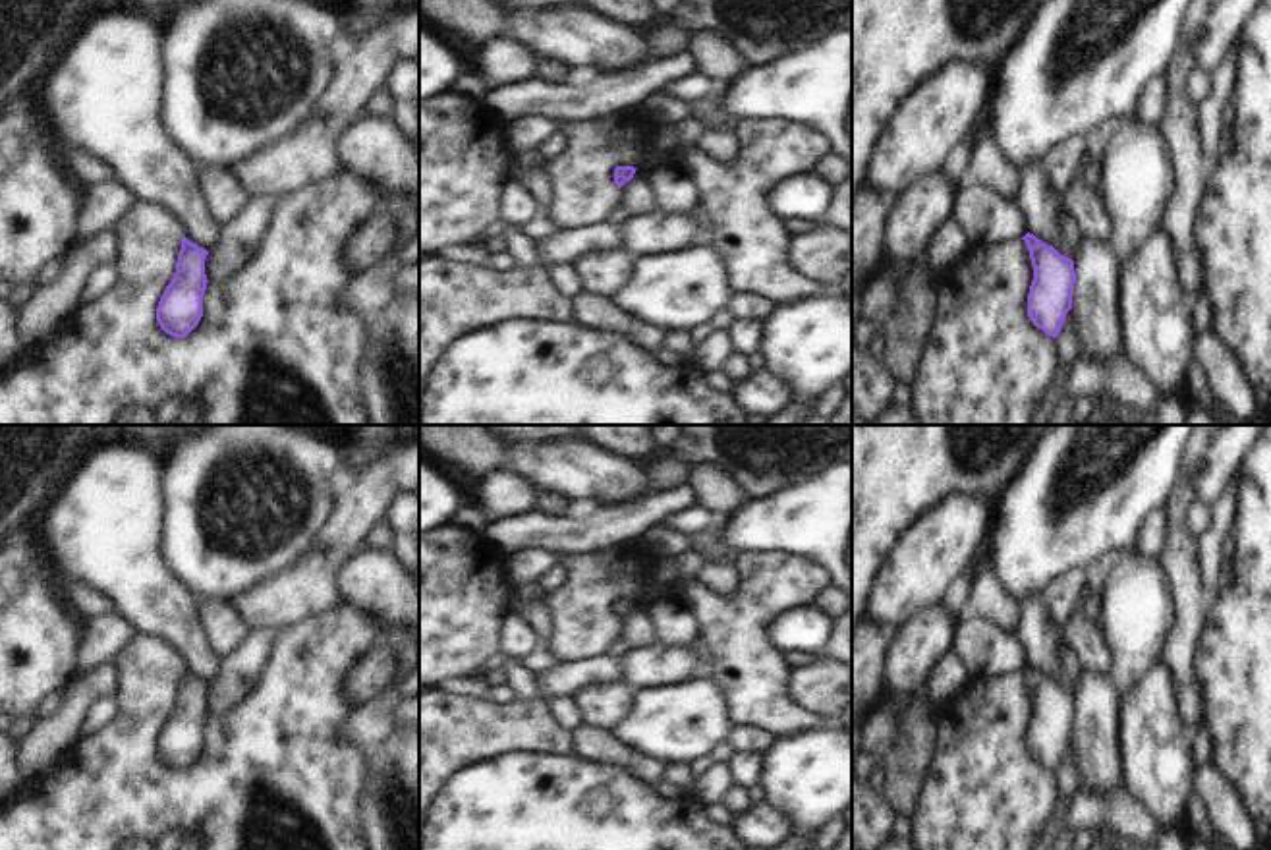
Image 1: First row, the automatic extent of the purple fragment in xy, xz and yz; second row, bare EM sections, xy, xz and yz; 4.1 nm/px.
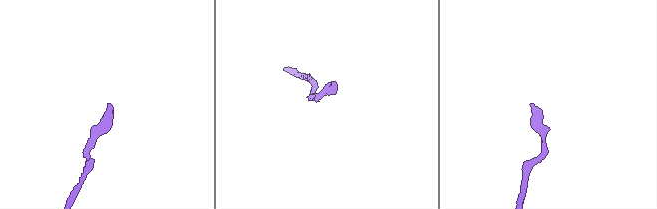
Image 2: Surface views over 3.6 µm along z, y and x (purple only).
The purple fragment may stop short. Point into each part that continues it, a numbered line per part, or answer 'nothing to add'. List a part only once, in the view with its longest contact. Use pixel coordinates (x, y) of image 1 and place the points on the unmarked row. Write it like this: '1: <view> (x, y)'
nothing to add

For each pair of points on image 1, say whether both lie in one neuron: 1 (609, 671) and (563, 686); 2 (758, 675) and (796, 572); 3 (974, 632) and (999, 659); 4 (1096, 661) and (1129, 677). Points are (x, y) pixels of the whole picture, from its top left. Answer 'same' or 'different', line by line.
1: same
2: same
3: same
4: different

